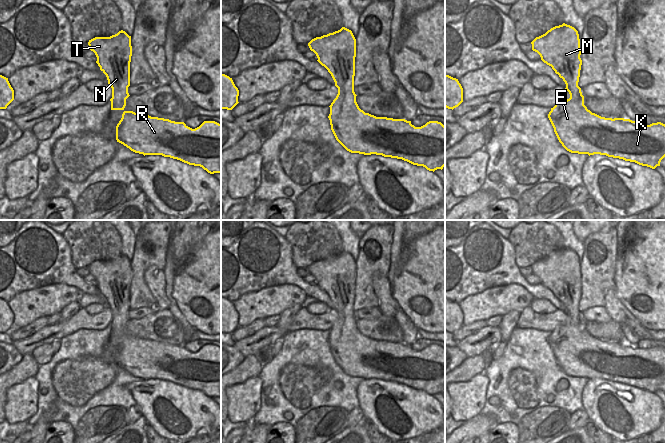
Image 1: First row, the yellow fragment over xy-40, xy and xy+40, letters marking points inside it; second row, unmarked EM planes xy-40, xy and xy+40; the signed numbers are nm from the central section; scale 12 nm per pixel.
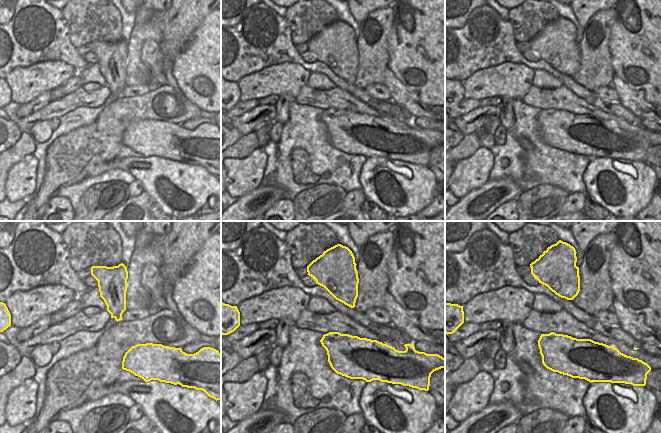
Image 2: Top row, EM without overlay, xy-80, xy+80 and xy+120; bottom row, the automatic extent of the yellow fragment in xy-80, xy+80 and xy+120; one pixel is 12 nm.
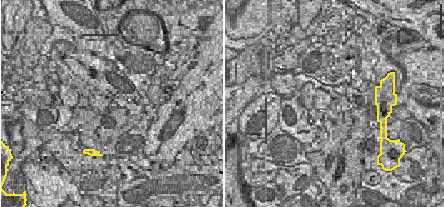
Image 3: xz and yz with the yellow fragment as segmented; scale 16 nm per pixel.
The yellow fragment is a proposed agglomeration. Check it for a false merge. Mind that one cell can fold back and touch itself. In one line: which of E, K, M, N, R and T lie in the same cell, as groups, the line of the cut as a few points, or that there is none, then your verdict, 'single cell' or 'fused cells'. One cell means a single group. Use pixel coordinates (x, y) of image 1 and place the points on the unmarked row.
E K M N R T; no cut; single cell

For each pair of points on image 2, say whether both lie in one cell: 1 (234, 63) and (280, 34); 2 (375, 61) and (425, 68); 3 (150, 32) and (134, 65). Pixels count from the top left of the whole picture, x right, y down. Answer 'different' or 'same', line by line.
1: same
2: different
3: same

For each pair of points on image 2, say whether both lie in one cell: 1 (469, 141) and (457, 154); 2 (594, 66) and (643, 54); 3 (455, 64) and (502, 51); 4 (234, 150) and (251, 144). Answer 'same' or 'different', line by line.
1: same
2: different
3: same
4: same

